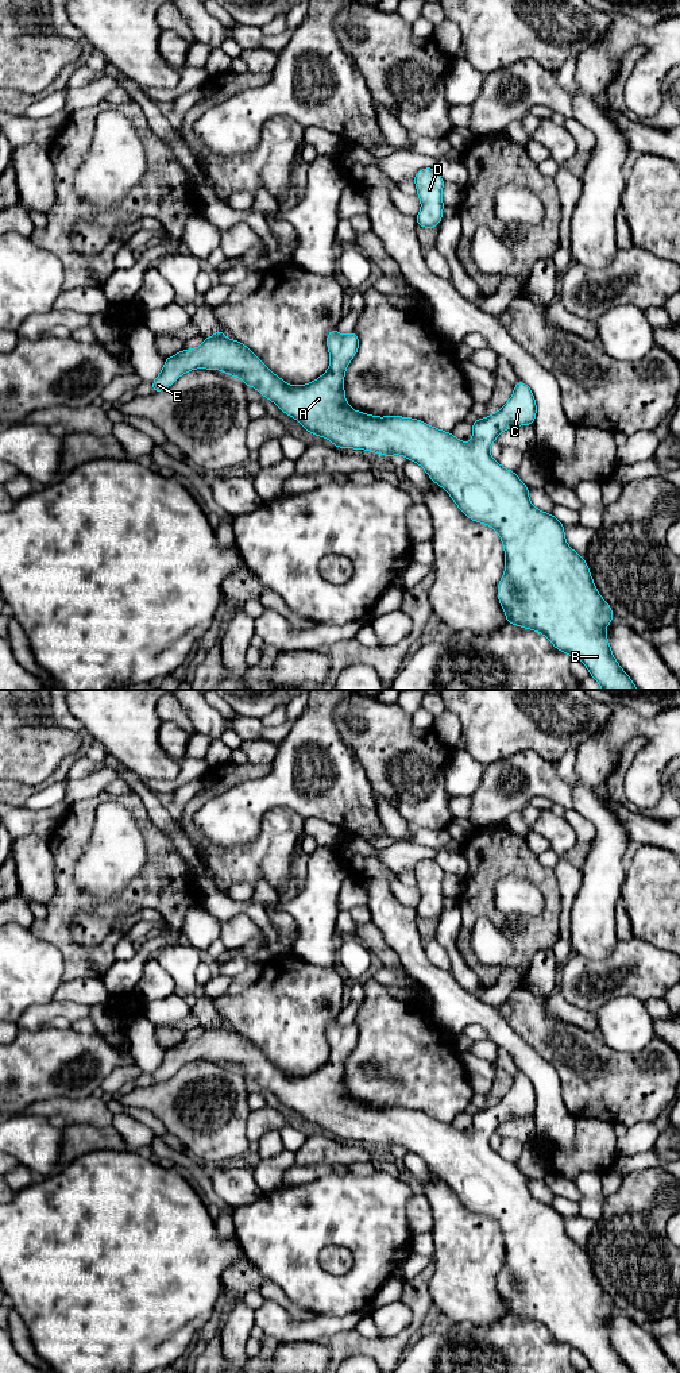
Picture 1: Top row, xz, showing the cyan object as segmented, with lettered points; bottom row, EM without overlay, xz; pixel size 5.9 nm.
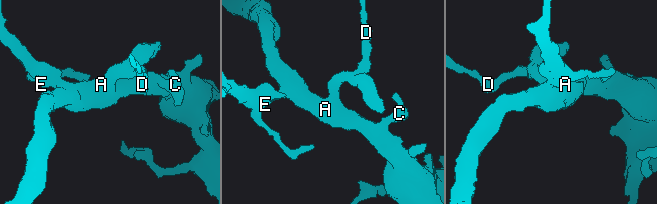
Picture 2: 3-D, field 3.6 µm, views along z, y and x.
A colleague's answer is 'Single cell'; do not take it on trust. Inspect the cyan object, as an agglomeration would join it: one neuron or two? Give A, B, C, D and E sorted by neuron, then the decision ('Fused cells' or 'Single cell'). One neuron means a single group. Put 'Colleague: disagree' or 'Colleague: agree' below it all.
Groups: A B C D E. Single cell
Colleague: agree

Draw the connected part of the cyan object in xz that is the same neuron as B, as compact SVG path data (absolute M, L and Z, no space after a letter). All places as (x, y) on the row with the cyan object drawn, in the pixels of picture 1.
M220 328L215 335L204 338L200 347L181 350L166 358L161 374L151 382L152 393L170 387L190 370L221 370L240 377L244 386L256 389L283 413L301 423L306 432L325 437L341 450L366 450L389 458L403 455L418 463L451 495L464 516L498 532L506 562L498 583L498 602L505 610L506 622L546 636L557 651L579 659L602 690L638 690L613 656L606 628L615 617L610 603L596 590L584 558L567 544L565 527L553 514L534 508L529 501L528 485L515 471L502 467L490 455L490 447L499 433L534 423L537 404L532 389L522 381L514 383L513 396L497 413L472 421L472 441L464 443L422 420L378 417L353 410L345 400L344 375L359 350L358 333L352 331L340 335L333 328L328 332L327 346L331 358L328 370L308 385L293 386L275 375L246 344L236 339L228 340Z

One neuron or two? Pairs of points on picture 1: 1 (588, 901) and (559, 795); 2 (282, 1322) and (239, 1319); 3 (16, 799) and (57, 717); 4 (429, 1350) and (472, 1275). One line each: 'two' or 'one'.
1: two
2: two
3: one
4: two

